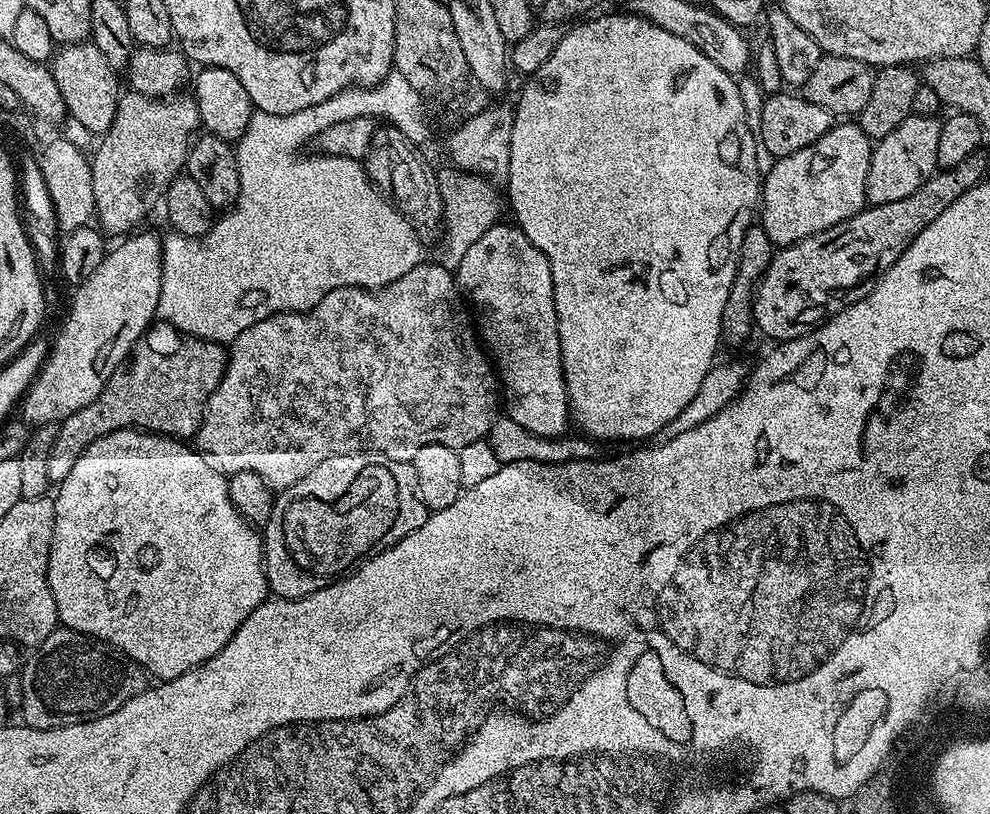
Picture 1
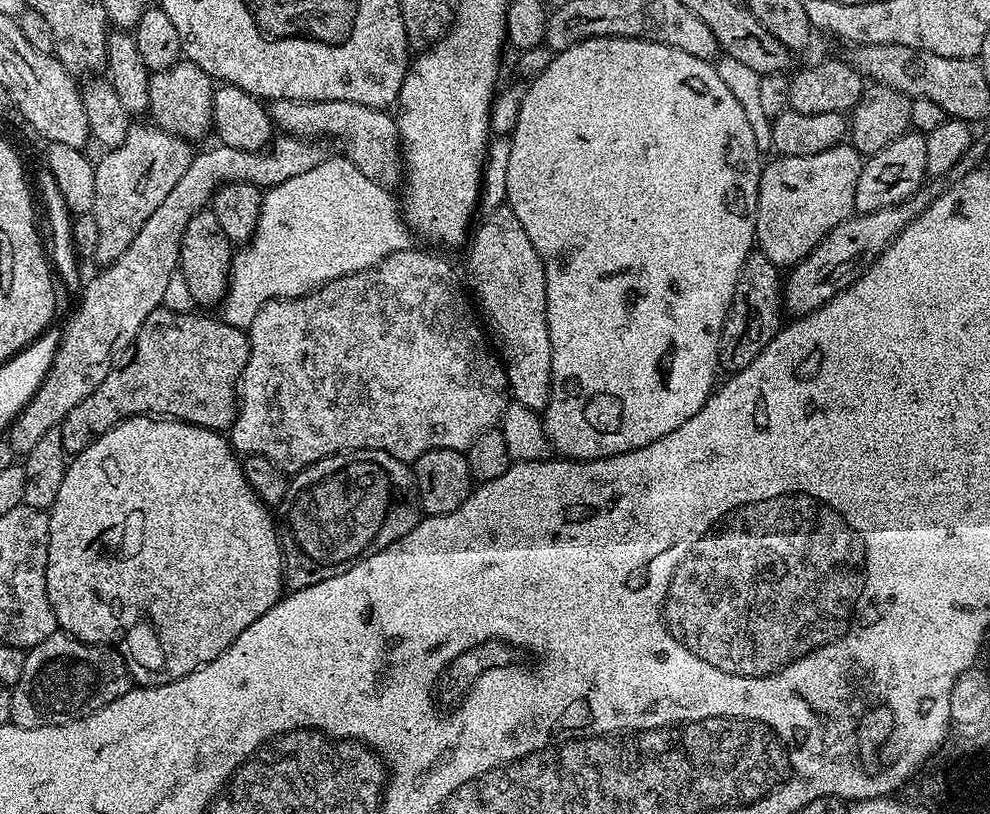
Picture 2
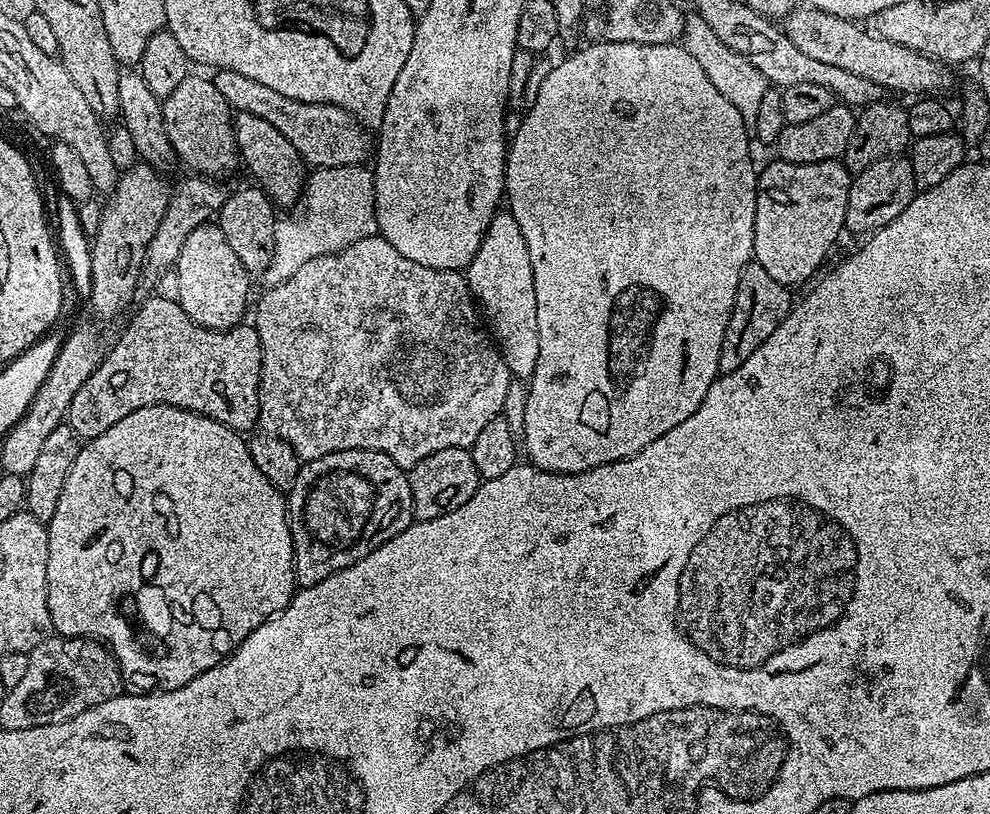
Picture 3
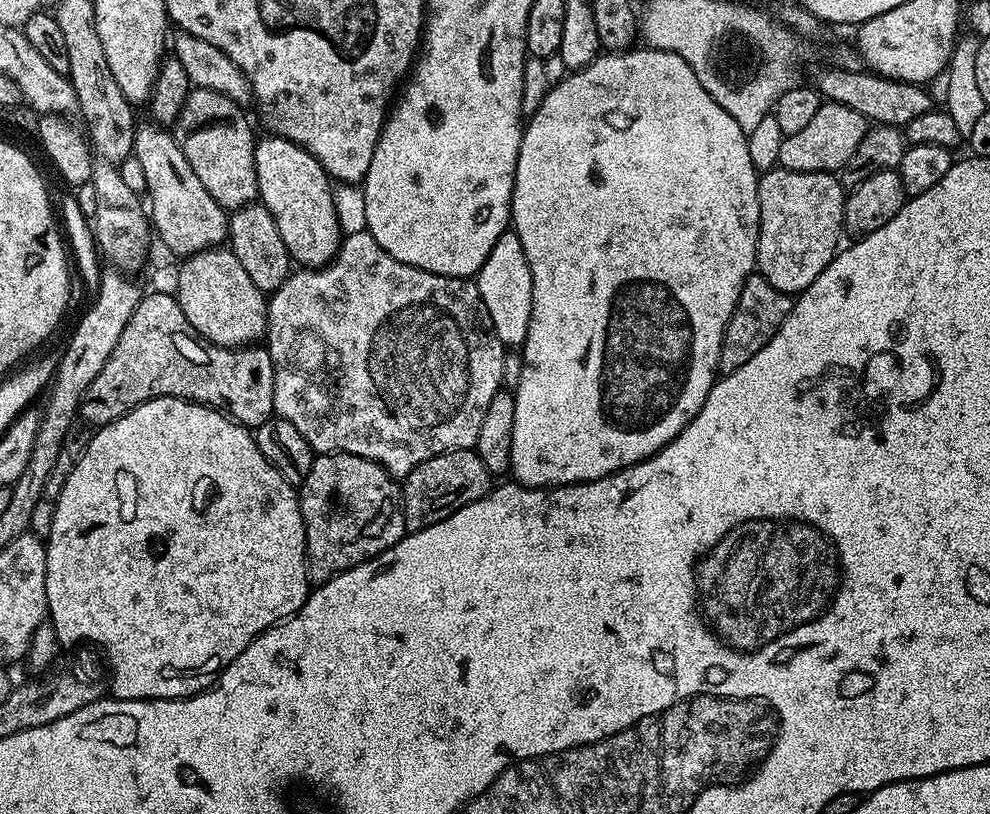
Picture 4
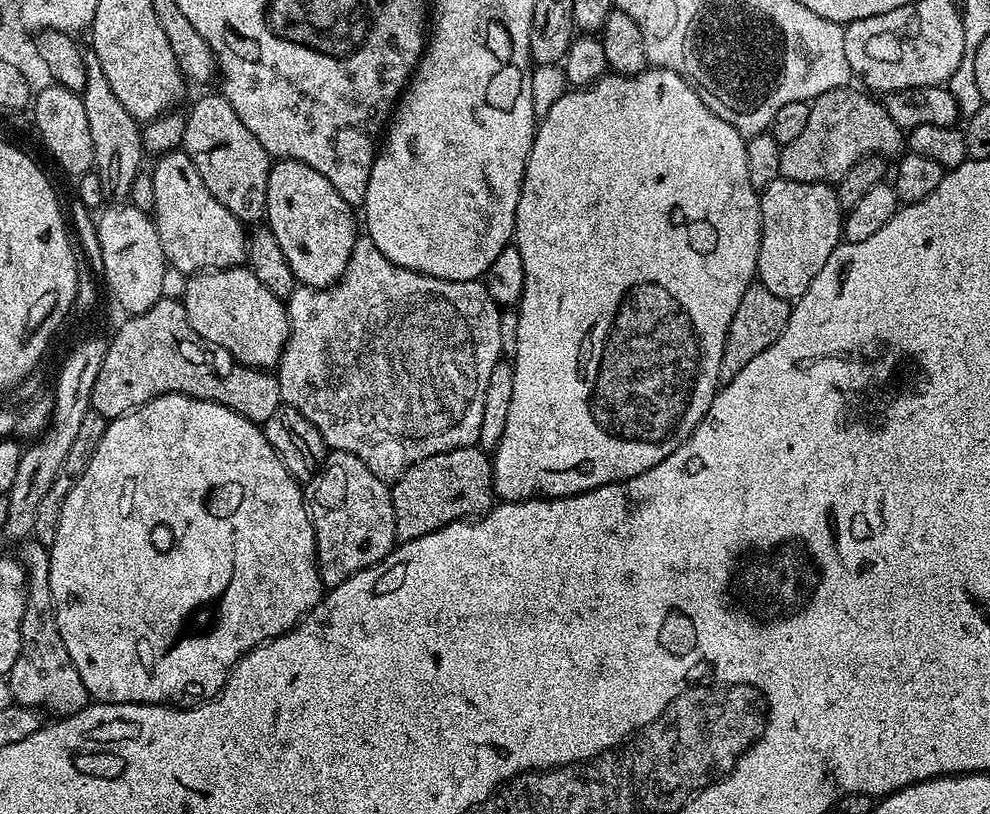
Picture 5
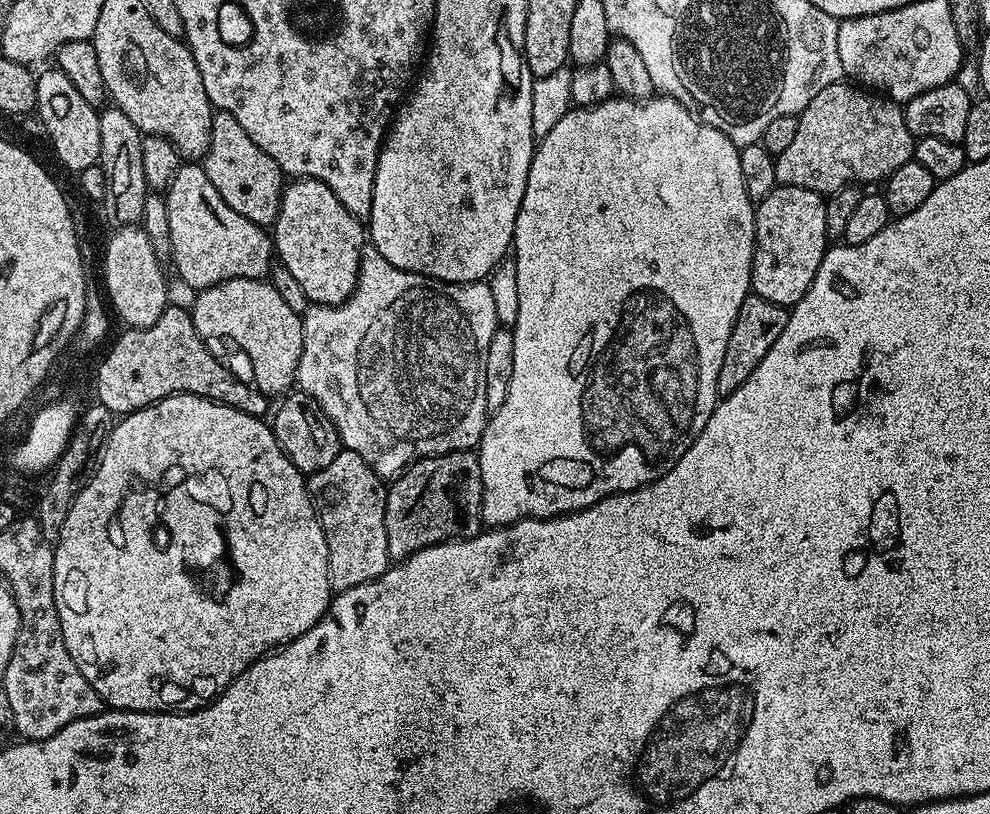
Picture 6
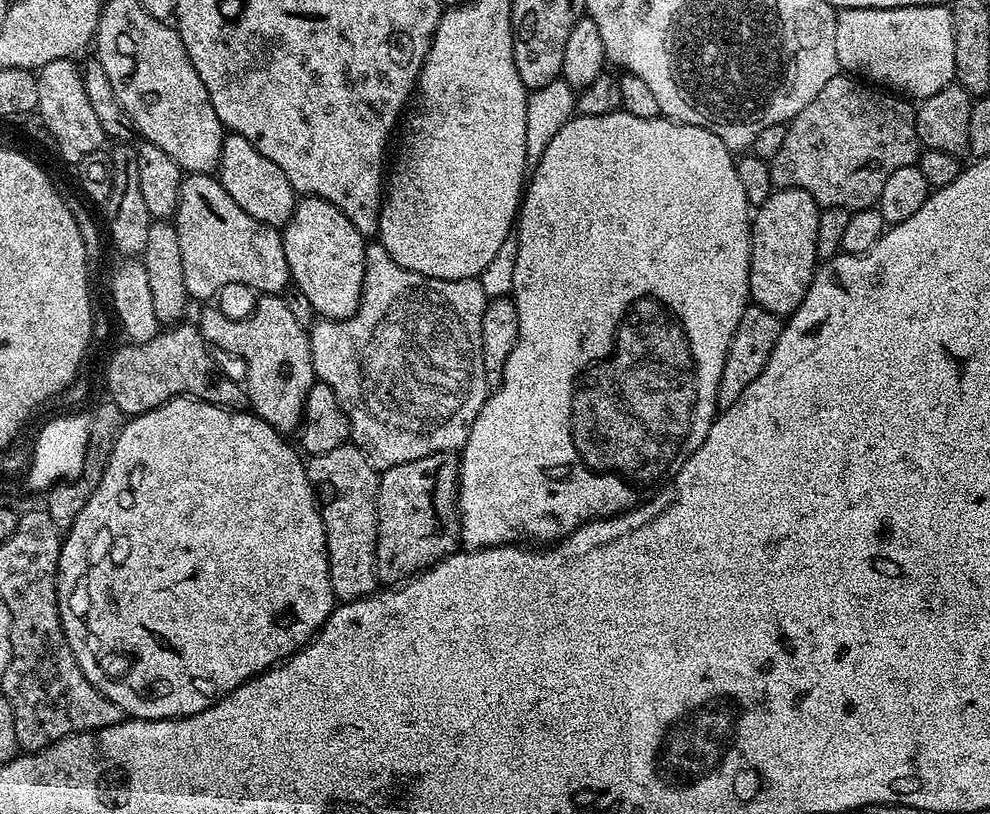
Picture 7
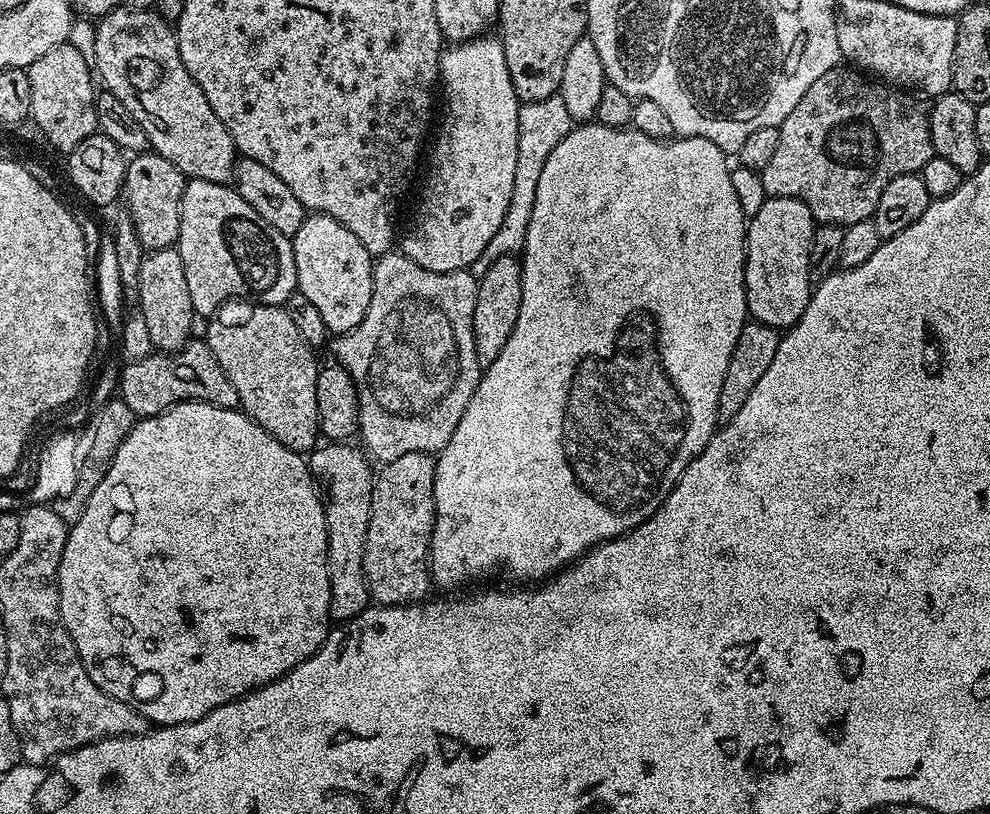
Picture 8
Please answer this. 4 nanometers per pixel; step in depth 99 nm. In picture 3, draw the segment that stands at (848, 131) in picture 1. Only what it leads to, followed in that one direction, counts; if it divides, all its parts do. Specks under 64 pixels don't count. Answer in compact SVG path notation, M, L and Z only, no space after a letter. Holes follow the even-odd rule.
M779 158L773 161L761 167L756 177L752 254L755 263L760 264L774 282L785 286L807 285L821 271L819 268L840 232L845 231L846 198L854 176L839 159L805 164Z

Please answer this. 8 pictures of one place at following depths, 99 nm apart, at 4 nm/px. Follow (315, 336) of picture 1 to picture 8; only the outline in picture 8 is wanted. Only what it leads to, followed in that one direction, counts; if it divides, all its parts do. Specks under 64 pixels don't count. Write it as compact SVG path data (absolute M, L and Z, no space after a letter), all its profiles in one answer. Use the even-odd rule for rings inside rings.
M393 250L379 257L372 265L372 297L370 306L366 310L366 318L354 330L337 335L331 341L330 349L334 355L335 363L348 371L350 378L356 383L358 394L358 429L359 439L364 439L363 447L369 457L377 456L380 462L387 462L394 458L402 458L402 454L414 454L415 452L439 453L441 448L450 442L450 434L458 426L466 406L470 406L470 398L478 386L482 375L482 369L478 362L478 354L474 350L474 302L476 301L476 286L478 280L468 270L462 272L435 272L434 270L422 270L418 262L410 262L399 251Z

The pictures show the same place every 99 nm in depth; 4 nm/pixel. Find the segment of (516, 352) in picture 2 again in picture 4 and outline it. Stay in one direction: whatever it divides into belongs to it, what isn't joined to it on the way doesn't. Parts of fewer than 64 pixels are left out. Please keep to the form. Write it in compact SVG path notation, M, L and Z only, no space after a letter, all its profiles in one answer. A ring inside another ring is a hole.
M506 231L500 235L498 242L494 242L494 250L486 254L486 262L482 262L474 282L478 286L478 294L486 306L496 337L505 346L523 345L530 330L532 283L530 266L526 262L526 250L522 250L522 238L518 238L516 231Z

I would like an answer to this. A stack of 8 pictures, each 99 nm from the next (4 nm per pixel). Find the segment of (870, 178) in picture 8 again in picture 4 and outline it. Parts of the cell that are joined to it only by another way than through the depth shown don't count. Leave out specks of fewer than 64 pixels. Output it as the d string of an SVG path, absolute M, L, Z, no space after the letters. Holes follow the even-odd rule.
M821 103L818 114L807 126L798 130L798 134L785 136L781 142L779 167L798 170L799 172L831 172L839 173L850 162L870 129L870 122L858 110L850 110L850 106Z

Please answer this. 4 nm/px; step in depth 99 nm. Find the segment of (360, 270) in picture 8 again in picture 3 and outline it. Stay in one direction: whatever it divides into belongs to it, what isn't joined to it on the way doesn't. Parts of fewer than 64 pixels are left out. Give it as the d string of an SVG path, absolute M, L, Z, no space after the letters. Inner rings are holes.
M236 112L234 134L239 159L248 167L249 174L256 179L253 181L263 188L265 194L277 205L291 205L299 201L306 187L306 165L298 150L294 150L294 146L290 146L290 142L286 142L286 138L282 138L282 134L266 122L266 118L257 118L255 114Z

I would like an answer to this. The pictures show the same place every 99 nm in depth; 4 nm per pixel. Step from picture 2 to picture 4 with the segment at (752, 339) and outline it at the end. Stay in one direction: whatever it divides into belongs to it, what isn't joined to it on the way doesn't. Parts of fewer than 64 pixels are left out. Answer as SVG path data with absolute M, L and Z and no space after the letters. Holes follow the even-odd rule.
M748 276L738 298L738 306L734 306L734 314L724 331L720 347L719 375L729 376L734 374L734 370L738 370L738 366L746 366L746 362L750 362L750 358L754 358L754 354L758 354L758 350L762 350L762 346L766 346L766 342L774 338L774 334L790 314L793 303L793 297L789 293L774 290L774 286L770 286L764 276Z

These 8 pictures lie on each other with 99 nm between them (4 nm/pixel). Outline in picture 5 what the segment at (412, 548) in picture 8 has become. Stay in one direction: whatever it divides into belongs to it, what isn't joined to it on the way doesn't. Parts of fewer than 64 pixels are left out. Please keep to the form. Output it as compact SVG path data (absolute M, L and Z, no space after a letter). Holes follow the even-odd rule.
M479 446L439 452L410 466L391 490L397 541L422 538L455 520L479 518L494 507L492 461Z

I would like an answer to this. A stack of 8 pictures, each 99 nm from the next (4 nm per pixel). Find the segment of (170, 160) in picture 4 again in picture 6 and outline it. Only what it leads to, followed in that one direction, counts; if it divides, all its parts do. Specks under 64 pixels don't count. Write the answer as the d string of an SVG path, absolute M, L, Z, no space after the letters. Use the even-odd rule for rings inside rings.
M181 163L170 186L166 189L164 201L166 202L166 214L170 214L170 246L172 247L170 260L171 263L176 263L174 272L182 281L188 282L190 286L199 290L234 278L263 280L271 273L274 267L273 237L269 233L267 236L264 233L267 231L261 225L250 222L250 218L242 218L238 210L226 206L222 194L214 190L214 182L206 178L203 167L199 163Z

